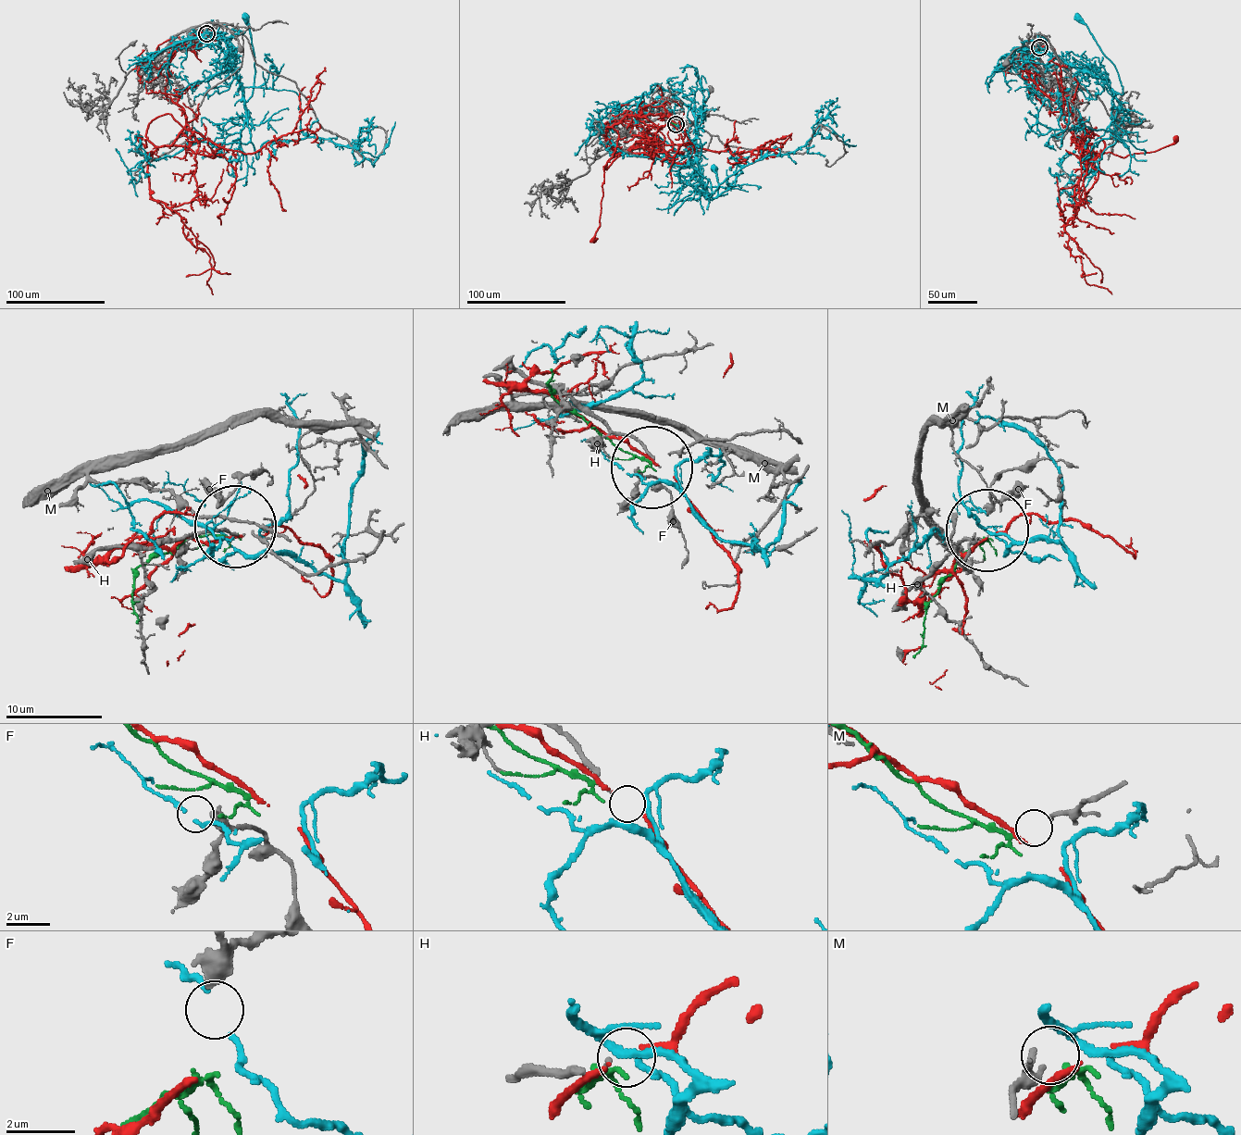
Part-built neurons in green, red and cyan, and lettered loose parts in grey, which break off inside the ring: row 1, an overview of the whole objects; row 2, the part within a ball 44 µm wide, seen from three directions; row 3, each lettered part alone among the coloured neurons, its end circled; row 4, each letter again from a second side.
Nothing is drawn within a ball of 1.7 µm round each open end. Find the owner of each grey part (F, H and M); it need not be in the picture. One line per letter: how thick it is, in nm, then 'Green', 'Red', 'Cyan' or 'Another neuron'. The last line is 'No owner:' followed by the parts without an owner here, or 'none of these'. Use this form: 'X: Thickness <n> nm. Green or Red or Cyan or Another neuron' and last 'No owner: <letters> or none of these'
F: Thickness 440 nm. Another neuron
H: Thickness 80 nm. Another neuron
M: Thickness 180 nm. Green
No owner: F, H

